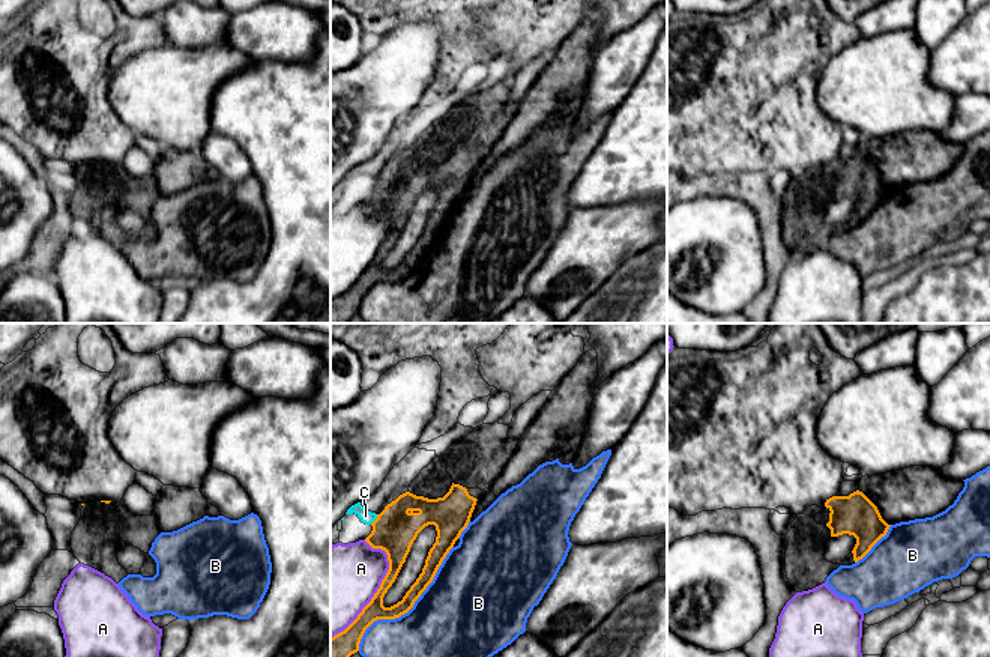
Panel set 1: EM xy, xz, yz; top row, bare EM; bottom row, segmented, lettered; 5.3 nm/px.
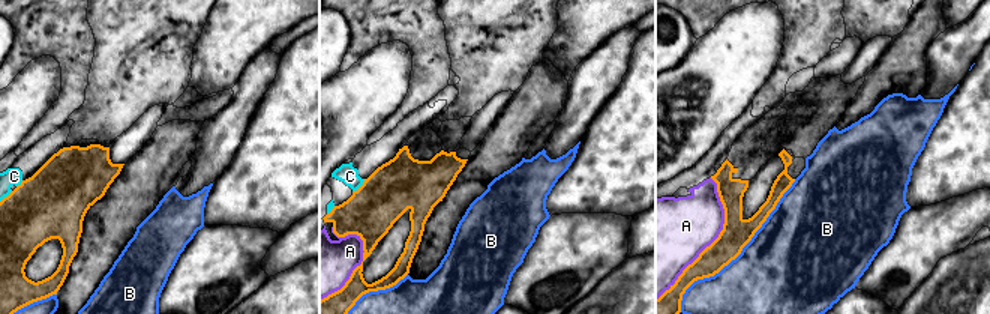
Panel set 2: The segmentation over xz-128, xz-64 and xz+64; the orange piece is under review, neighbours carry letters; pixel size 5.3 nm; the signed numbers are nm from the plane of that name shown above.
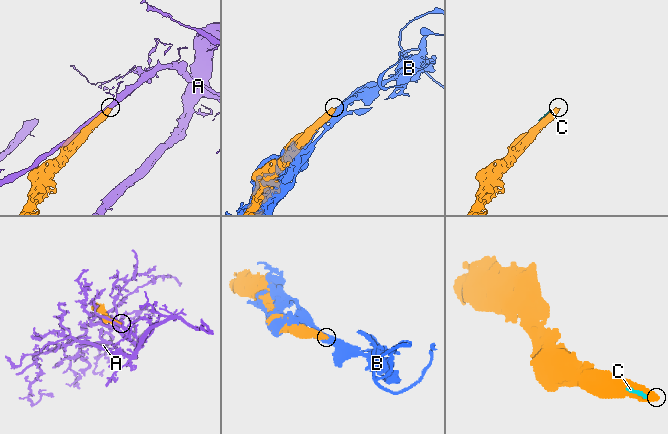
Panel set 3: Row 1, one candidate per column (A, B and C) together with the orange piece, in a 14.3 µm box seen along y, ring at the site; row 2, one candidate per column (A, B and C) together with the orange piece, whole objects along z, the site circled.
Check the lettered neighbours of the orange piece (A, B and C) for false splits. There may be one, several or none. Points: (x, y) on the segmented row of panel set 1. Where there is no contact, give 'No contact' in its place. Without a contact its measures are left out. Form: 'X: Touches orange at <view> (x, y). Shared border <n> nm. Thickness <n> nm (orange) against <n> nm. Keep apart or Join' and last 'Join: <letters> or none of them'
A: Touches orange at xz (379, 588). Shared border 550 nm. Thickness 140 nm (orange) against 420 nm. Keep apart
B: Touches orange at xz (409, 609). Shared border 750 nm. Thickness 100 nm (orange) against 420 nm. Keep apart
C: Touches orange at xz (376, 519). Shared border 70 nm. Thickness 240 nm (orange) against 70 nm. Keep apart
Join: none of them

